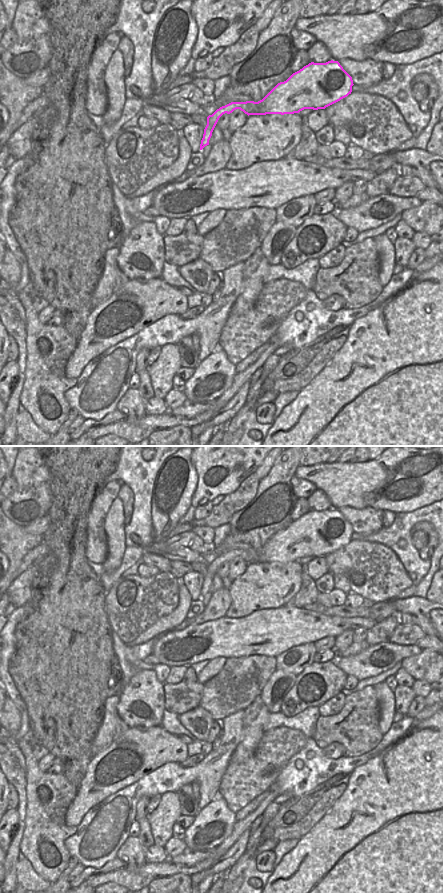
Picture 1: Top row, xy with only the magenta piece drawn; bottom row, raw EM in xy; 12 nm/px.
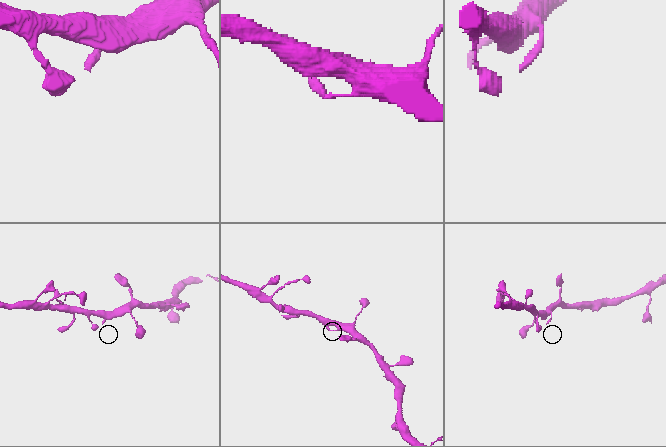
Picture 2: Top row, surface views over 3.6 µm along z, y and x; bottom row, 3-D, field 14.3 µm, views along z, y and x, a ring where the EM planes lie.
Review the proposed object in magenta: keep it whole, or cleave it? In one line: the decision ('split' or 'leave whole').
leave whole

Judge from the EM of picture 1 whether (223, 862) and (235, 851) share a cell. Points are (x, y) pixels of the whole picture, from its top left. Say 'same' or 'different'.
same

